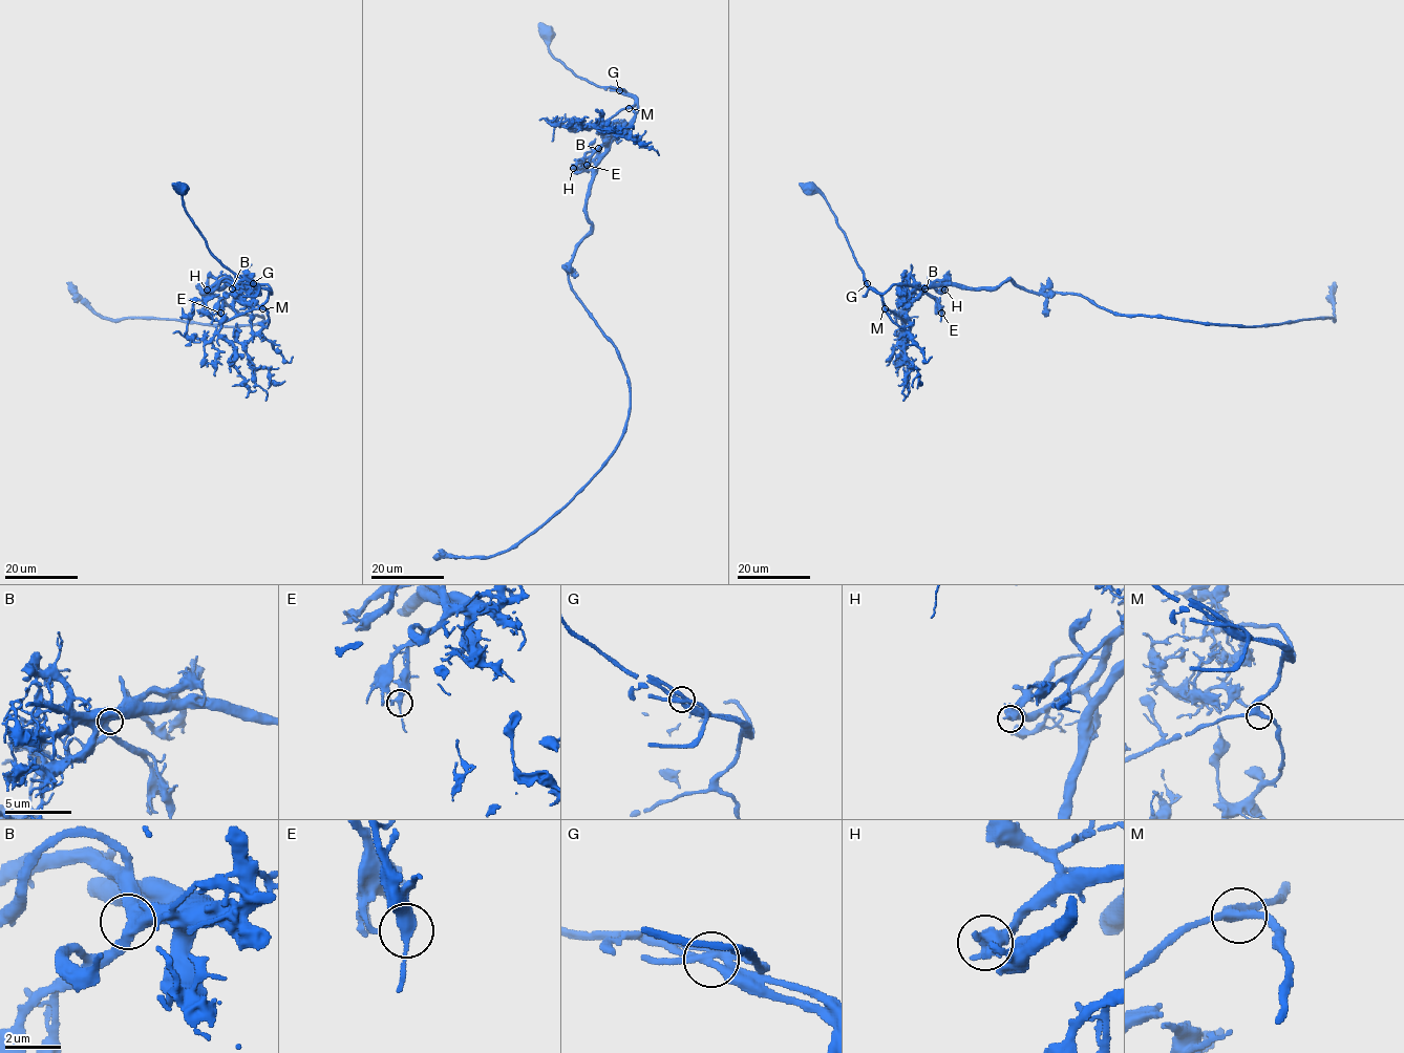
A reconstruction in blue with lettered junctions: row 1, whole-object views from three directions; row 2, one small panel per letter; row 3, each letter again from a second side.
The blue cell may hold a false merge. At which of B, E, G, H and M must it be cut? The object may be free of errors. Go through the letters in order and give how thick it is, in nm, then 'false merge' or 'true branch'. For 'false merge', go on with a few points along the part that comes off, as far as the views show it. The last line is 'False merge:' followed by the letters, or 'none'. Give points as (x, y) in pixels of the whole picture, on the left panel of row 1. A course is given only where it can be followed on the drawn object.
B: calibre 440 nm; true branch
E: calibre 320 nm; true branch
G: calibre 360 nm; false merge; course (252, 283), (264, 287), (268, 299), (218, 330), (234, 349), (231, 362), (245, 379), (246, 398)
H: calibre 380 nm; true branch
M: calibre 360 nm; true branch
False merge: G

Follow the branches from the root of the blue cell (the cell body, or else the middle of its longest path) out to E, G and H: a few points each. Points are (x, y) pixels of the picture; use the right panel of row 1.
E: (809, 188), (826, 200), (871, 287), (884, 293), (894, 284), (919, 286), (937, 299), (941, 313)
G: (809, 188), (816, 190), (826, 200), (867, 283)
H: (809, 188), (826, 200), (865, 280), (876, 292), (886, 293), (894, 284), (929, 286), (935, 280), (944, 289)

